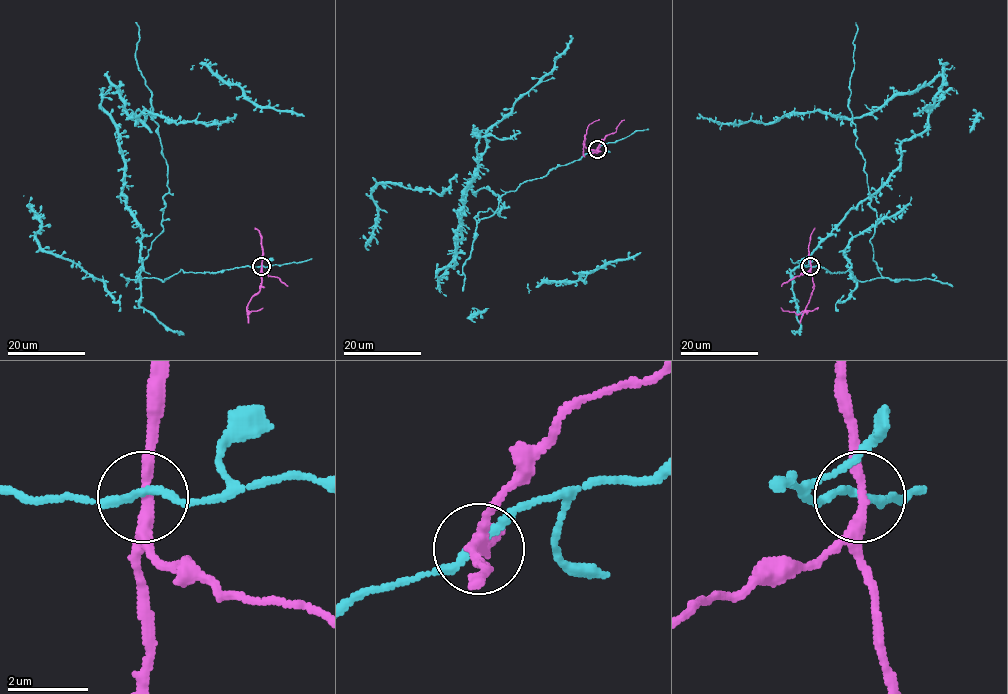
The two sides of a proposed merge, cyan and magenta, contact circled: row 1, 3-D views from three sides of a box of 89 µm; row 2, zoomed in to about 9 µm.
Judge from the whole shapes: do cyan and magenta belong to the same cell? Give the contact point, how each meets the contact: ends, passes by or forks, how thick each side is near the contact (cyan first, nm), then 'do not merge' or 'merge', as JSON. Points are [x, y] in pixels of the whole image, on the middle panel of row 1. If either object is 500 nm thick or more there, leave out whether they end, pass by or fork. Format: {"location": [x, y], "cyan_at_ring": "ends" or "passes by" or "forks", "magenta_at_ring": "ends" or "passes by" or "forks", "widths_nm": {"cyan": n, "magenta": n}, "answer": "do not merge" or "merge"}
{"location": [597, 149], "cyan_at_ring": "passes by", "magenta_at_ring": "passes by", "widths_nm": {"cyan": 190, "magenta": 260}, "answer": "do not merge"}

